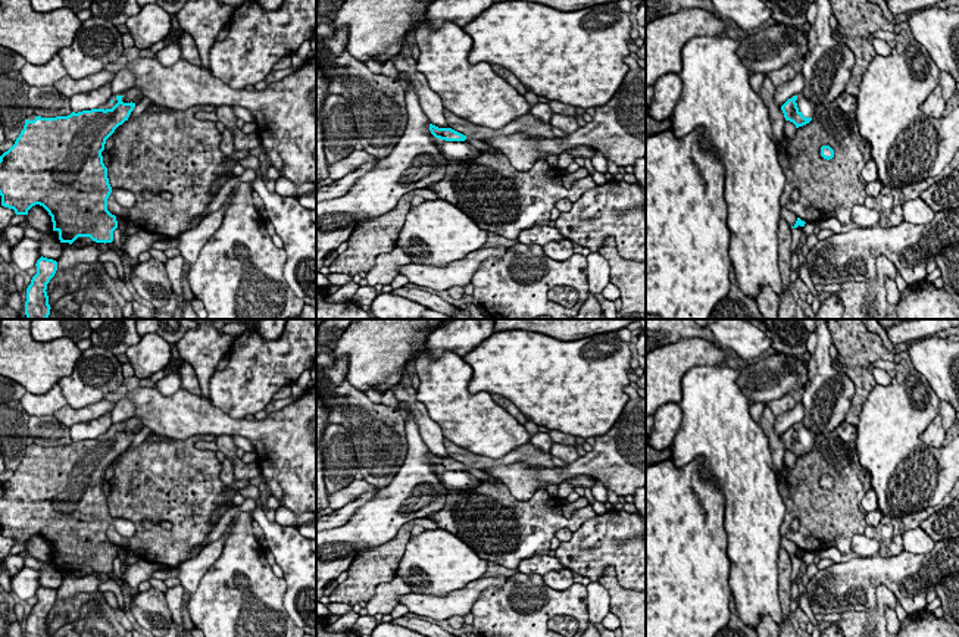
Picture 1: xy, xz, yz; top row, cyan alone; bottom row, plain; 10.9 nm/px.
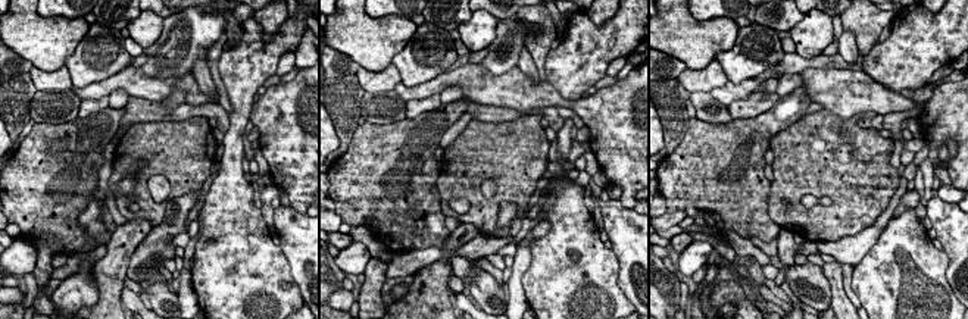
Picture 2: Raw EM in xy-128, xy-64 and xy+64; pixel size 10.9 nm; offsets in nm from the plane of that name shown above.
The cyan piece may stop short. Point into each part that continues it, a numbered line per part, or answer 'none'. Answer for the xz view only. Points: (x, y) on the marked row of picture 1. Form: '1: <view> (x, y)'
1: xz (461, 150)

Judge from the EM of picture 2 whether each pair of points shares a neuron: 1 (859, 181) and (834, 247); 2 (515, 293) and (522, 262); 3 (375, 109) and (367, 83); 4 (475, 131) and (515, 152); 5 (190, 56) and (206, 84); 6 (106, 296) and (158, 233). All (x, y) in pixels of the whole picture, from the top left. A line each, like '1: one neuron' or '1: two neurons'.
1: two neurons
2: one neuron
3: two neurons
4: one neuron
5: two neurons
6: two neurons

